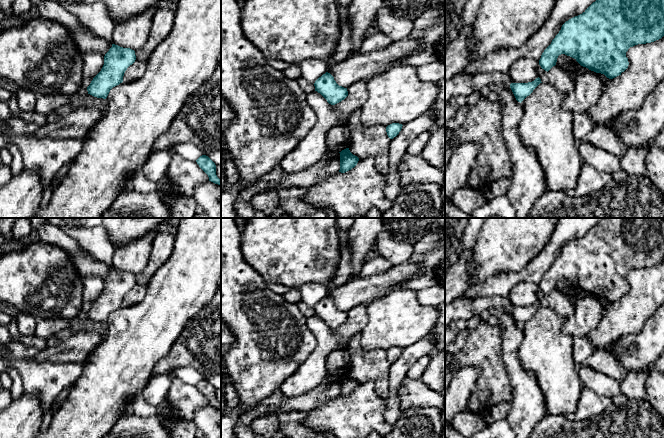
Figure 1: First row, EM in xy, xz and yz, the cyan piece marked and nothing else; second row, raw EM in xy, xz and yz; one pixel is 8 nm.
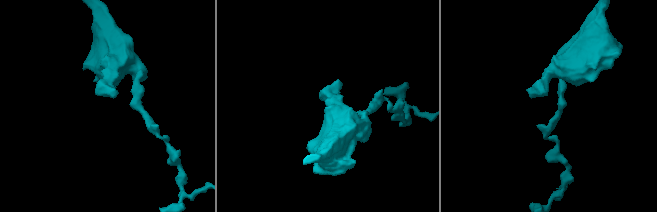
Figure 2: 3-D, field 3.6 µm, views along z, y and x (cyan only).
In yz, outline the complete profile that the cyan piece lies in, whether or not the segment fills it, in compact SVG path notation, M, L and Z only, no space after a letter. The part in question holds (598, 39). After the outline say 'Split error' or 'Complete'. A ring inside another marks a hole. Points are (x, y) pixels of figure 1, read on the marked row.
M596 0L582 14L566 21L551 44L544 50L539 65L549 71L556 65L557 58L565 54L574 58L581 66L613 79L629 65L626 52L638 44L651 43L664 36L664 0Z. Complete

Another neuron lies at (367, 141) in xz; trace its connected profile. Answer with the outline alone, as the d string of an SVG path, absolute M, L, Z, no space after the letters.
M361 108L354 111L346 121L352 136L349 150L359 159L372 157L377 172L387 178L391 139L387 135L386 127L381 125L366 126L361 122L360 116Z

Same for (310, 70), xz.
M315 59L304 60L297 67L301 77L313 84L328 71L326 62Z

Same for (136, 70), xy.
M135 60L135 62L130 65L127 70L124 73L123 76L123 82L132 82L138 78L140 78L145 70L146 70L147 61L138 61Z

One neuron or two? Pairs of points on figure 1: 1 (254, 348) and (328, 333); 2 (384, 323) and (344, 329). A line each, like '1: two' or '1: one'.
1: two
2: two

